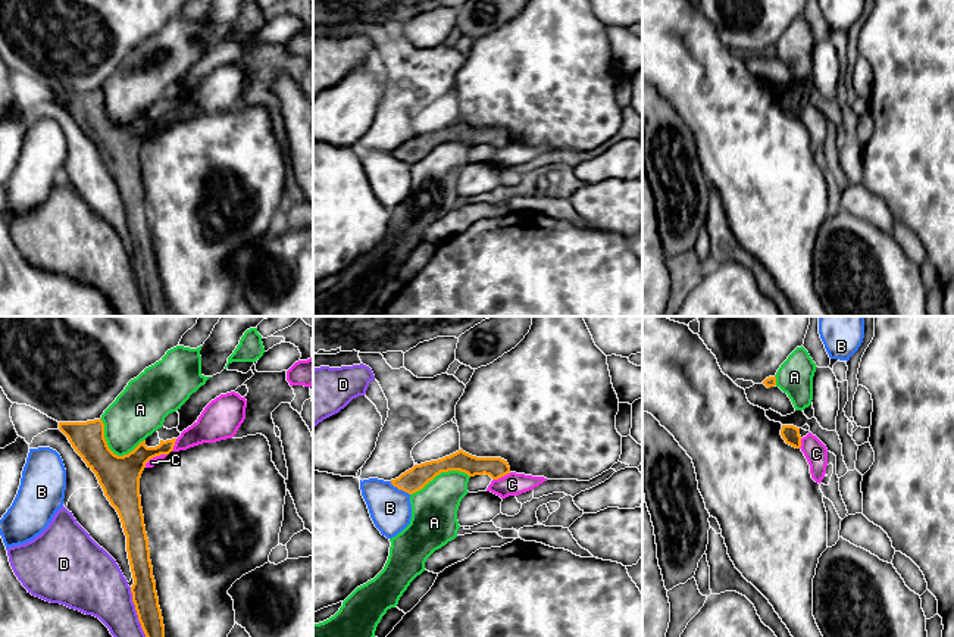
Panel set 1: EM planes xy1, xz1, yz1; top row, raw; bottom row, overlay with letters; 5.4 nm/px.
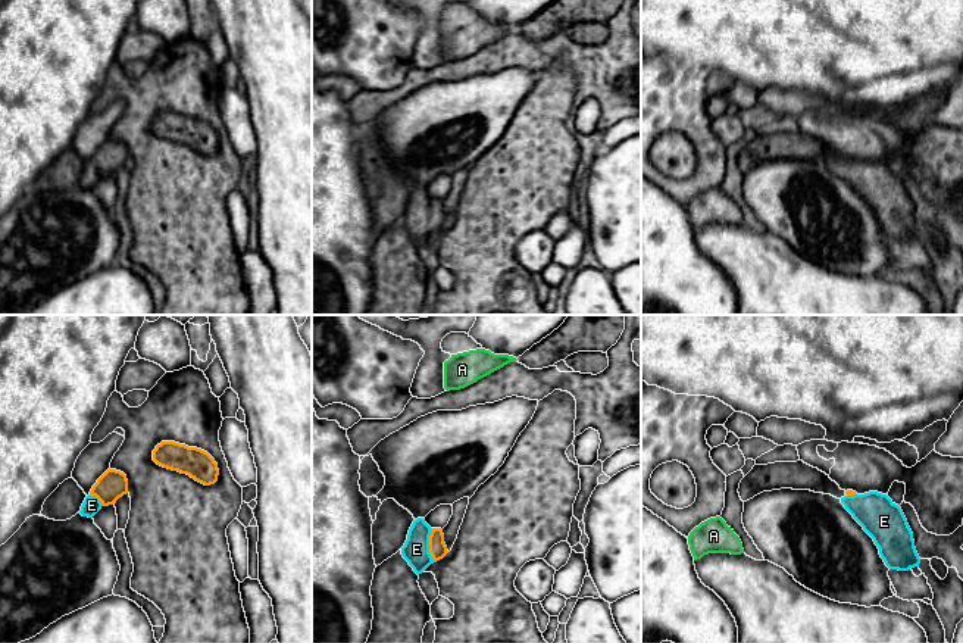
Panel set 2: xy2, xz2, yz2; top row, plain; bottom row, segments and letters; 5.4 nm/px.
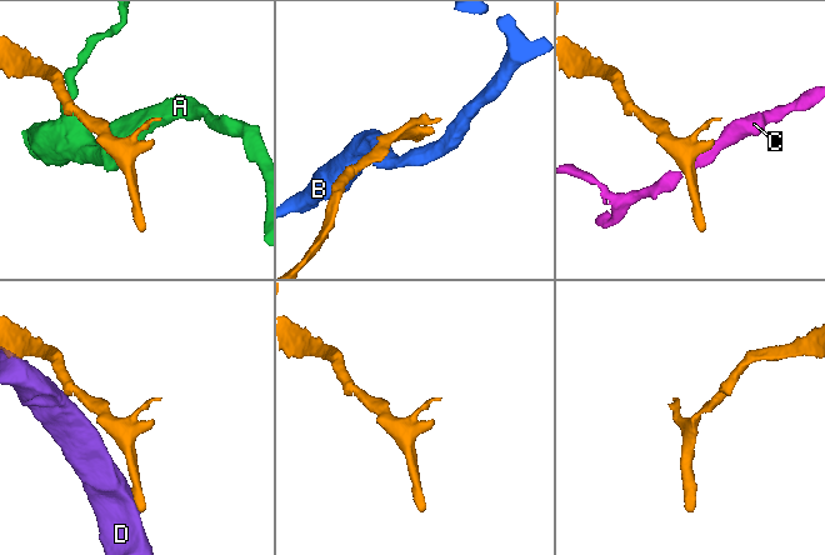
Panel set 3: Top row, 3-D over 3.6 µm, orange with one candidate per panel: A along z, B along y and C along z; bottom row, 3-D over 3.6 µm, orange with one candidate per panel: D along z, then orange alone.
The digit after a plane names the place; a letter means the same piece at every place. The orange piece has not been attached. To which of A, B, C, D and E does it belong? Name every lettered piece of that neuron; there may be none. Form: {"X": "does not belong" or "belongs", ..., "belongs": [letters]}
{"A": "does not belong", "B": "does not belong", "C": "does not belong", "D": "does not belong", "E": "belongs", "belongs": ["E"]}

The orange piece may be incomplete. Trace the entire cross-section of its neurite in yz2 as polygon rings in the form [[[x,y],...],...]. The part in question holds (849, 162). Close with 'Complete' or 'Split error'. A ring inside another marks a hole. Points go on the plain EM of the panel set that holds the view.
[[[847,160],[841,174],[873,209],[889,240],[909,241],[919,237],[920,228],[907,190],[887,165],[878,162],[857,165]]]. Split error

